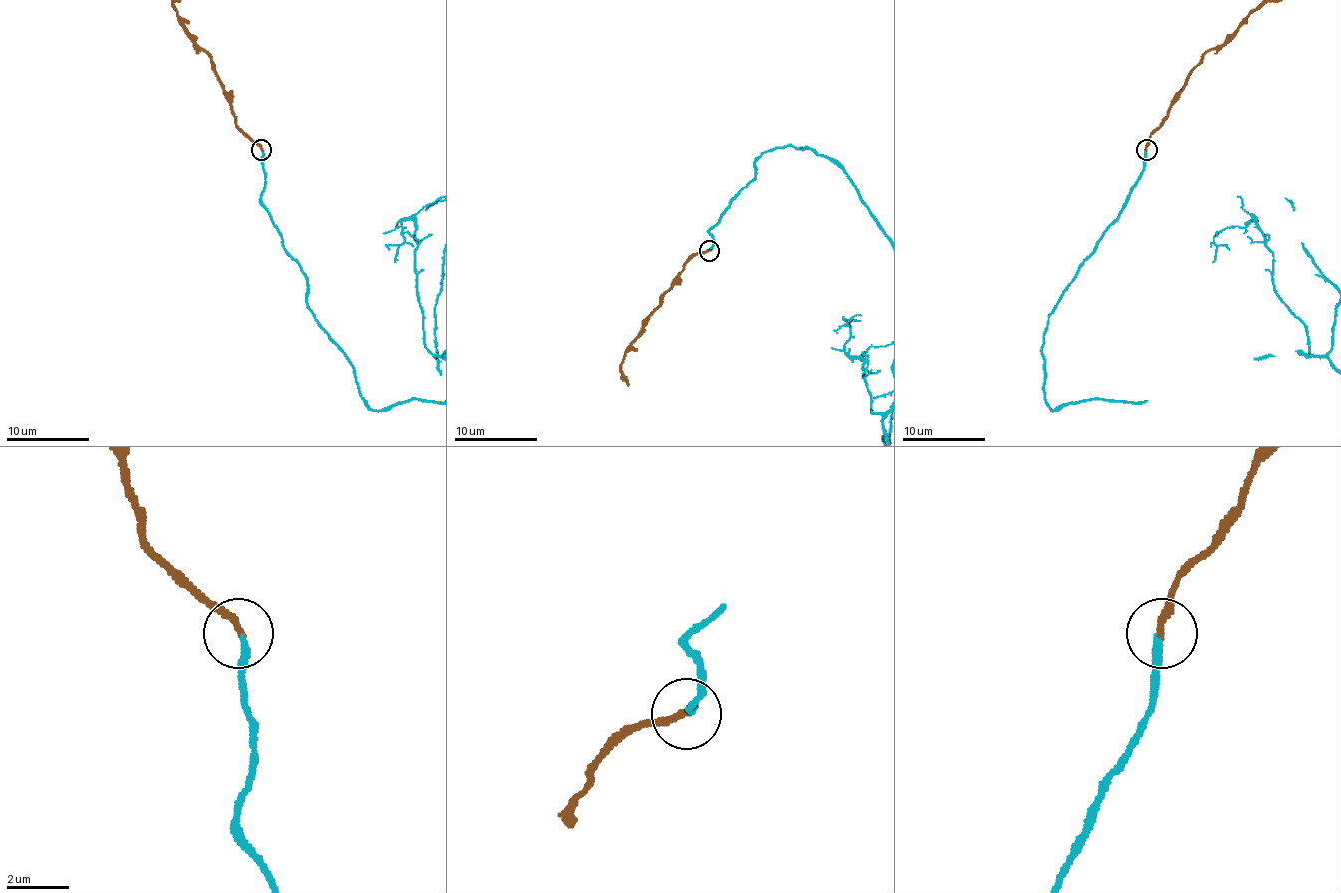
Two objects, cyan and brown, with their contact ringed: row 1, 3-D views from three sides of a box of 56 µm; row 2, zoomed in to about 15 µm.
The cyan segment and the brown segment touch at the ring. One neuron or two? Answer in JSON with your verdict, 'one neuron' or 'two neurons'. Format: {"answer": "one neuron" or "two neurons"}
{"answer": "one neuron"}

